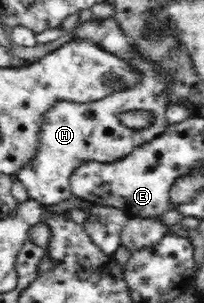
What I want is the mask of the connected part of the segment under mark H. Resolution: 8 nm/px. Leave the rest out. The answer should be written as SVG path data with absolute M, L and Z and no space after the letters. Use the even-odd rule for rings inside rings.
M93 18L79 22L71 32L73 38L88 38L94 40L101 48L116 53L118 58L129 62L129 66L141 76L139 84L132 83L123 90L115 90L95 102L79 104L61 101L51 107L45 115L45 122L40 130L41 150L31 165L19 172L17 179L26 187L32 200L43 206L57 205L71 198L71 176L81 168L81 164L95 162L111 164L129 155L137 146L145 145L159 137L167 129L165 110L169 105L167 98L167 81L159 75L157 65L147 60L143 54L133 54L133 46L117 24L115 19ZM127 111L145 111L151 115L149 126L129 128L123 123Z

